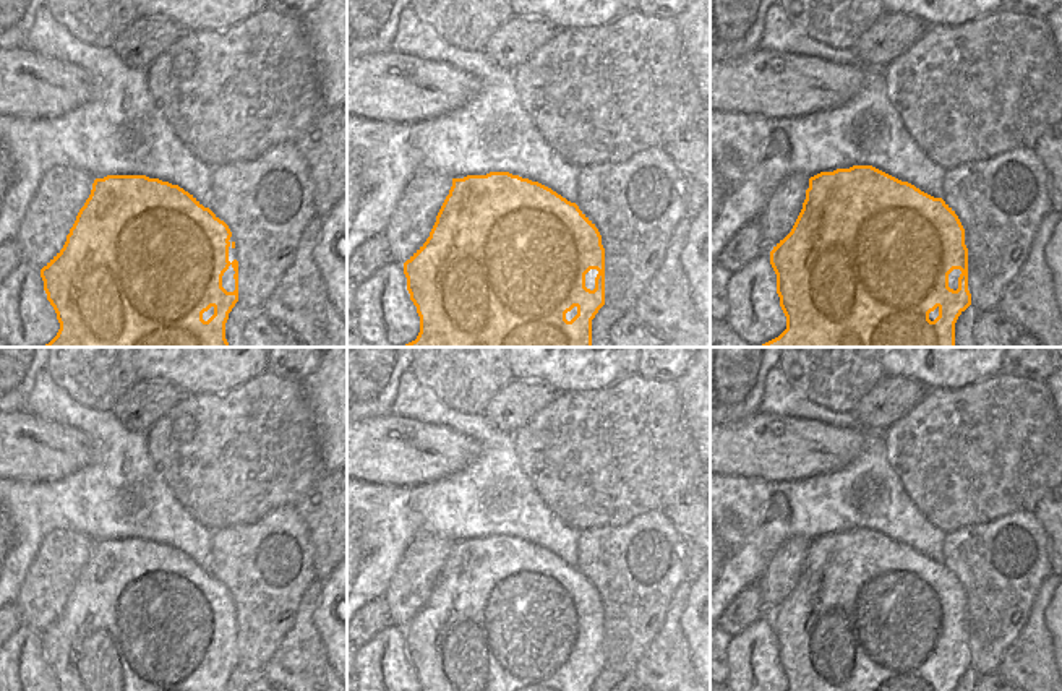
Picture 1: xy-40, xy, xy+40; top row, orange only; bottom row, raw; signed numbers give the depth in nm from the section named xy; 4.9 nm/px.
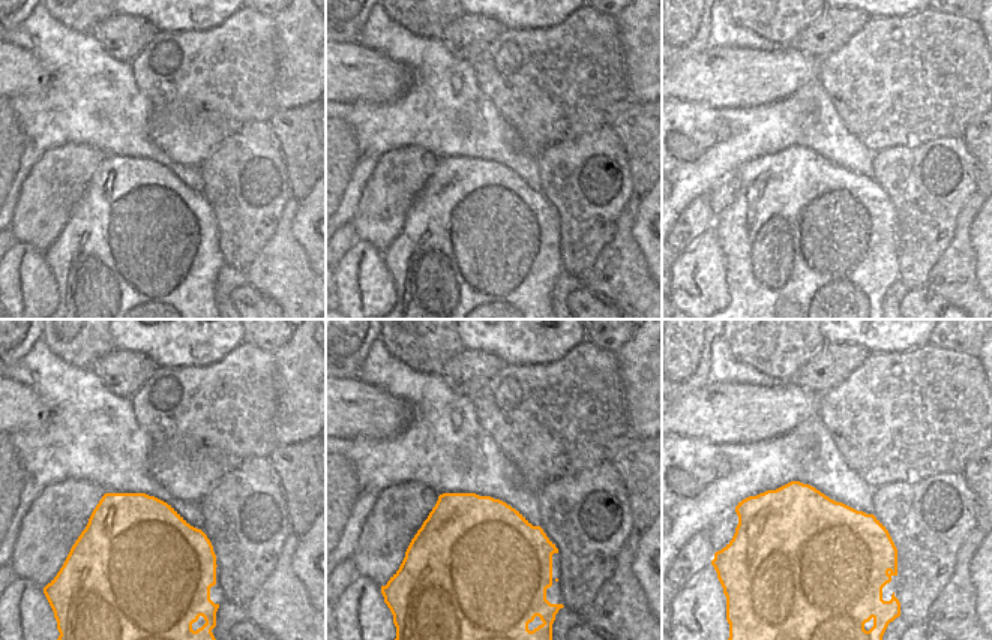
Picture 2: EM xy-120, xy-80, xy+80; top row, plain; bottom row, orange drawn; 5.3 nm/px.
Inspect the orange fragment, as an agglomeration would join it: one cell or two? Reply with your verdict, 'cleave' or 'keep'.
cleave

